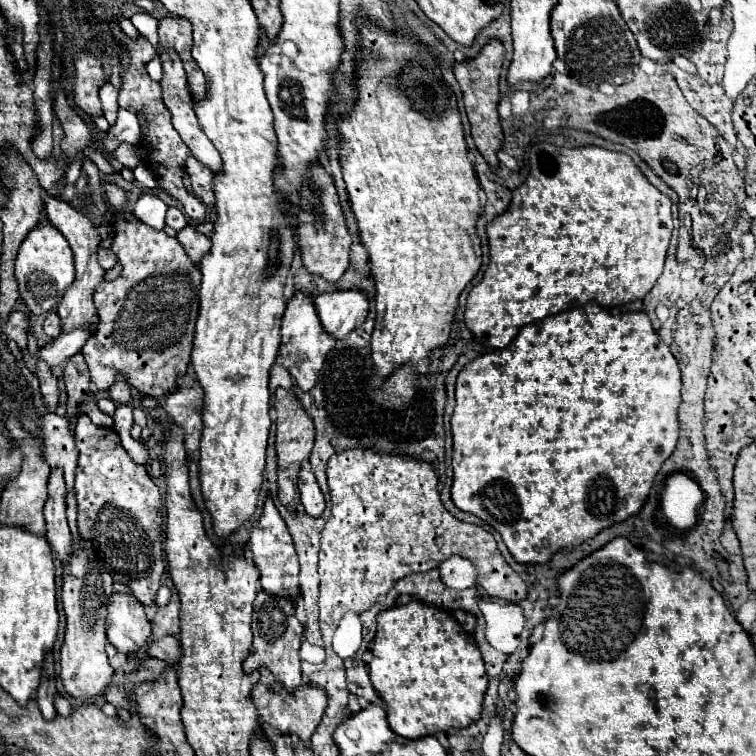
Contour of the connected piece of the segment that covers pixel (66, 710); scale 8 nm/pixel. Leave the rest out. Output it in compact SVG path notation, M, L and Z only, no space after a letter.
M62 693L56 695L56 709L58 709L58 715L62 715L62 717L70 717L74 713L74 707L72 707L70 699Z

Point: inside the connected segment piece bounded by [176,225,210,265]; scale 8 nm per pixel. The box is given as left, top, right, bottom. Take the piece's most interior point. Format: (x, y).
(196, 245)

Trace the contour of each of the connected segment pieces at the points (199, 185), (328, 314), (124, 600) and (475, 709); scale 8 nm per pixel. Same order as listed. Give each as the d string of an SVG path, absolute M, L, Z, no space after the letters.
M188 157L186 167L188 167L188 177L190 177L190 183L192 183L194 195L196 195L208 209L214 209L216 197L214 197L214 191L212 191L212 181L214 181L212 171L208 171L204 165L200 165L194 157Z
M354 289L322 293L314 299L314 307L324 331L336 339L360 327L368 315L366 295Z
M114 593L108 603L106 617L108 641L124 655L136 655L152 635L152 625L144 607L132 595Z
M410 601L406 605L380 611L376 623L370 681L386 703L388 725L394 733L406 739L420 739L424 735L448 731L450 727L464 729L480 719L484 693L488 687L484 661L472 637L448 611L422 601Z

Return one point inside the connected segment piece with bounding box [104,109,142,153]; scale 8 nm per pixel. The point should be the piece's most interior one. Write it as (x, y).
(127, 128)

